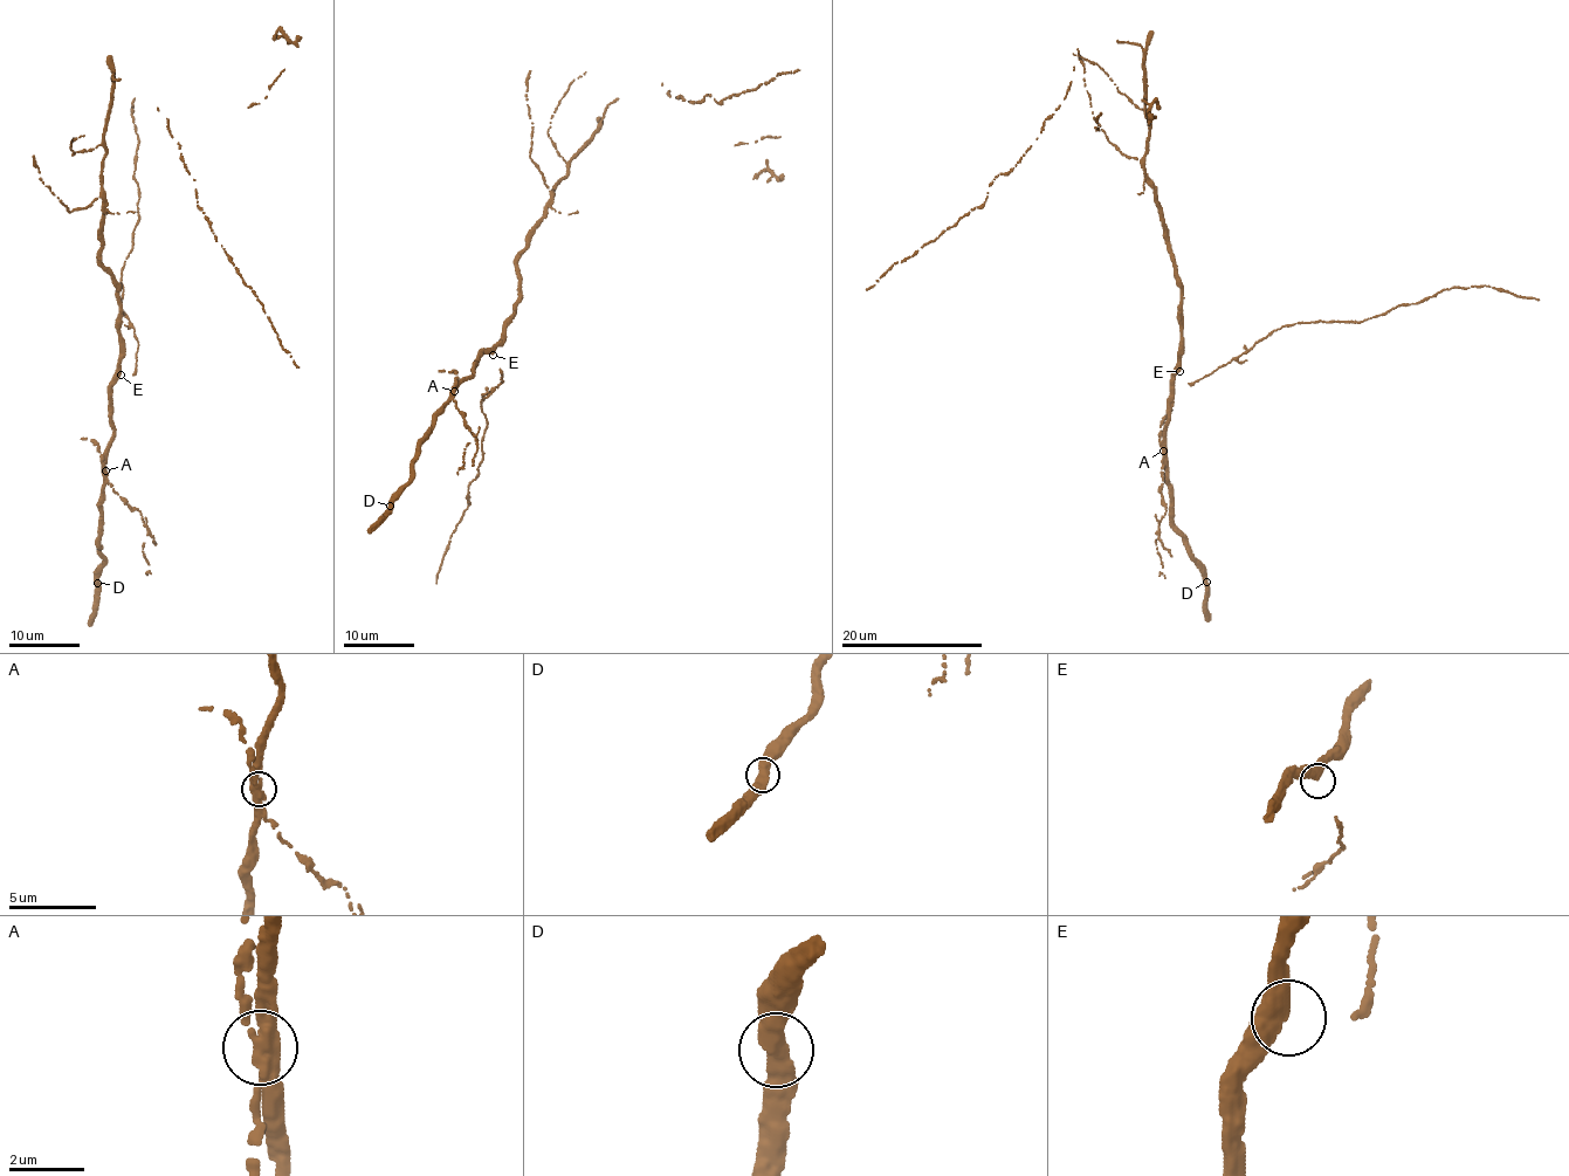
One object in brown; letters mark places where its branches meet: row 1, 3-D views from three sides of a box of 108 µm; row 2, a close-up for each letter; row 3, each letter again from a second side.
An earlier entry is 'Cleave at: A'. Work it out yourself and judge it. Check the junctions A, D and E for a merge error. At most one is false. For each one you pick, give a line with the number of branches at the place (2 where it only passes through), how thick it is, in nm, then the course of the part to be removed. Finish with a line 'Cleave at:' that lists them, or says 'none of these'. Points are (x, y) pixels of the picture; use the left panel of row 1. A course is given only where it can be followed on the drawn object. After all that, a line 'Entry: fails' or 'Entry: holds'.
A: 2 branches meet; 440 nm thick; foreign part runs (105, 470), (114, 493), (137, 509), (151, 537), (143, 543), (148, 575)
Cleave at: A
Entry: holds

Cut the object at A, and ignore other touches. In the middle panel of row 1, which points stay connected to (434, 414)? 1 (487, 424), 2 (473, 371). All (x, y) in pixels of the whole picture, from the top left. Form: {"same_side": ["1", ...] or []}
{"same_side": ["1", "2"]}

